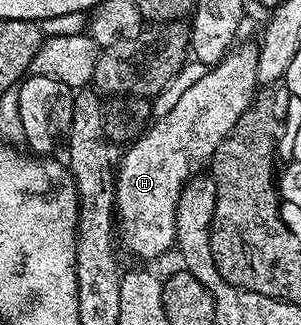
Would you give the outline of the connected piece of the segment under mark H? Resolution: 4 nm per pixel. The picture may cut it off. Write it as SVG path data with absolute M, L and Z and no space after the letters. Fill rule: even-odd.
M252 42L252 44L241 44L242 43L238 46L232 47L231 51L228 52L218 64L208 67L205 78L200 78L198 82L193 82L193 86L189 86L189 90L185 90L185 94L181 94L177 106L173 106L173 110L169 110L169 114L158 117L158 119L156 119L154 123L152 123L150 127L148 127L146 131L144 131L143 134L126 149L128 152L125 153L124 156L122 153L121 159L118 161L117 171L115 174L115 211L117 213L117 232L120 236L122 245L124 242L128 250L137 256L141 256L147 260L155 260L158 256L163 256L167 251L172 251L172 249L175 248L175 219L177 218L177 202L179 201L180 190L191 181L192 176L200 175L200 173L210 165L211 159L215 157L217 146L221 146L221 142L228 134L230 134L233 130L233 126L237 126L241 114L245 114L245 110L252 107L253 100L251 100L251 95L254 94L255 88L257 89L257 85L259 84L259 75L257 74L259 46L258 43L255 42Z

